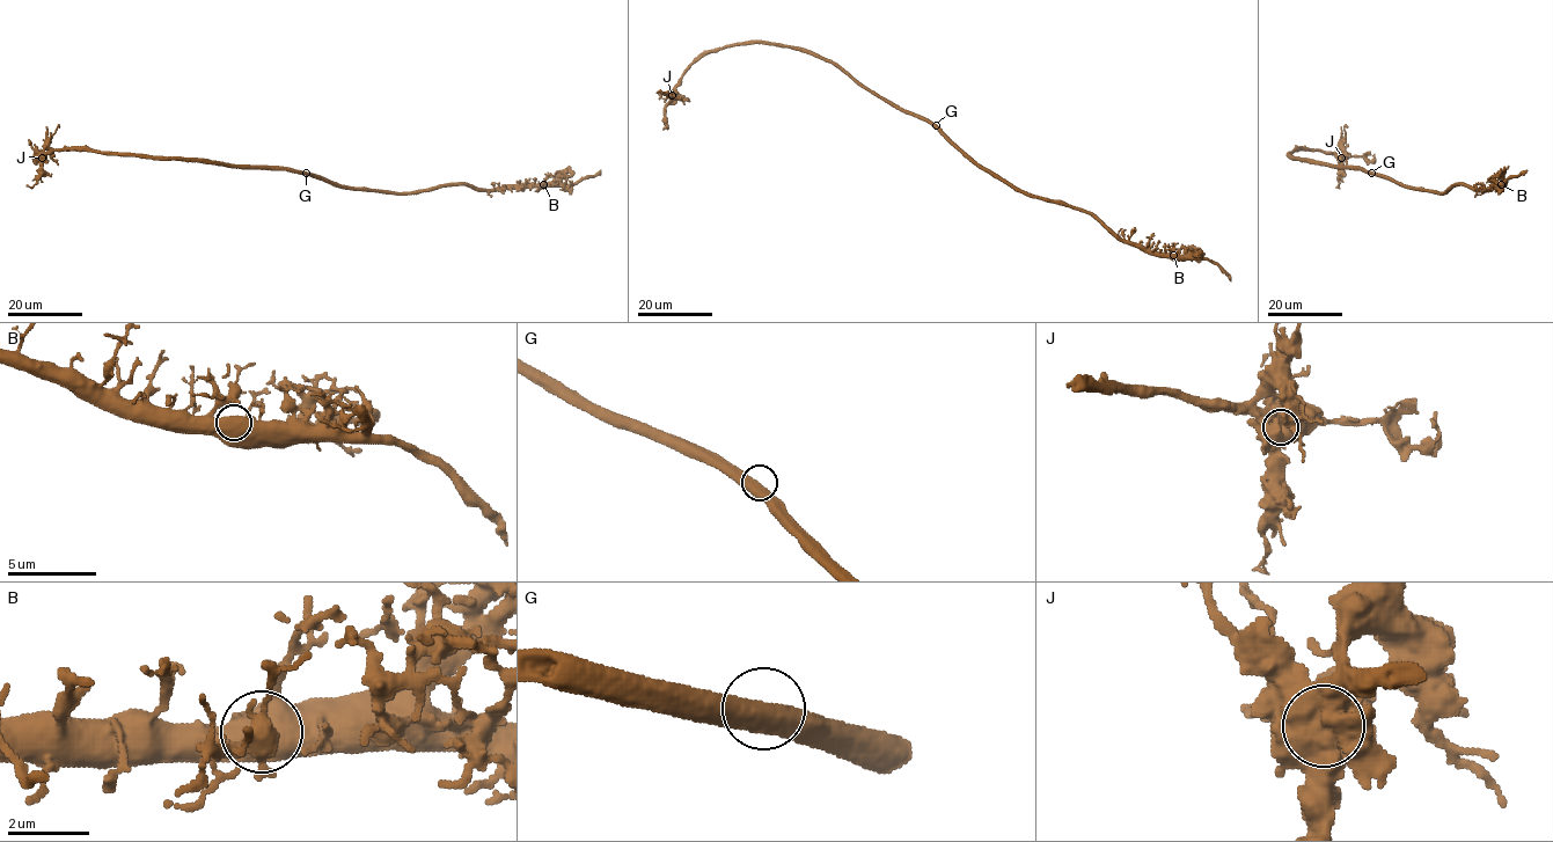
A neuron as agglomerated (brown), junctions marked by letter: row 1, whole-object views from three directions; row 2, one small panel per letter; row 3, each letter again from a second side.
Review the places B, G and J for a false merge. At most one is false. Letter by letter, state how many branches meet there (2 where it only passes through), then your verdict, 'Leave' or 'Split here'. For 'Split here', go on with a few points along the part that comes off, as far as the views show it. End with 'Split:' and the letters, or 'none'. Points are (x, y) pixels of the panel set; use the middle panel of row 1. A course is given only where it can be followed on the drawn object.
B: Branches: 2. Leave
G: Branches: 2. Leave
J: Branches: 2. Split here. Course of the part to remove: (672, 96), (665, 108), (663, 127)
Split: J

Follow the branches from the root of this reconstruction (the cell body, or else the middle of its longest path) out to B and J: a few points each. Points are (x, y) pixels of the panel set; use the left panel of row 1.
B: (303, 174), (317, 174), (341, 185), (397, 192), (444, 184), (471, 184), (480, 189), (543, 184)
J: (303, 174), (86, 149), (55, 149), (42, 158)

